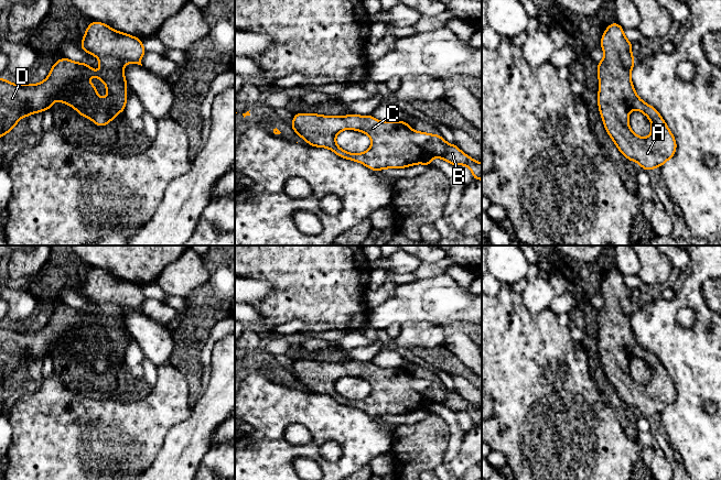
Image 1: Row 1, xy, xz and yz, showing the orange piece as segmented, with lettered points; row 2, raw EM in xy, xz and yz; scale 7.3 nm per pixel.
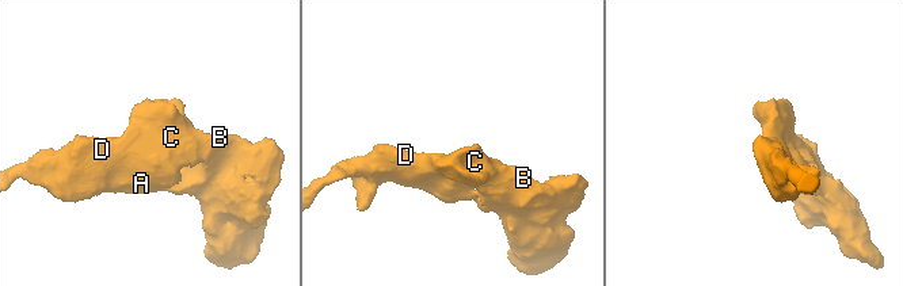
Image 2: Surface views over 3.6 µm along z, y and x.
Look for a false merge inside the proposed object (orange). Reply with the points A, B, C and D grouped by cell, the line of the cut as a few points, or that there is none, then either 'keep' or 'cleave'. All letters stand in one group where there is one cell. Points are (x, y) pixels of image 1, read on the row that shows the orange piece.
A B C D; no cut; keep

